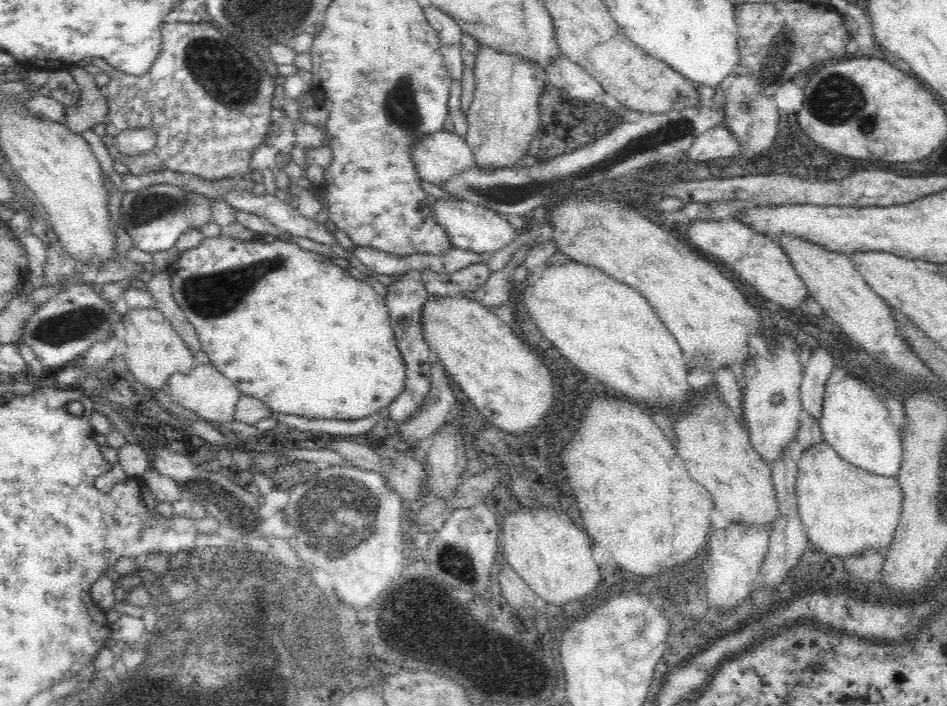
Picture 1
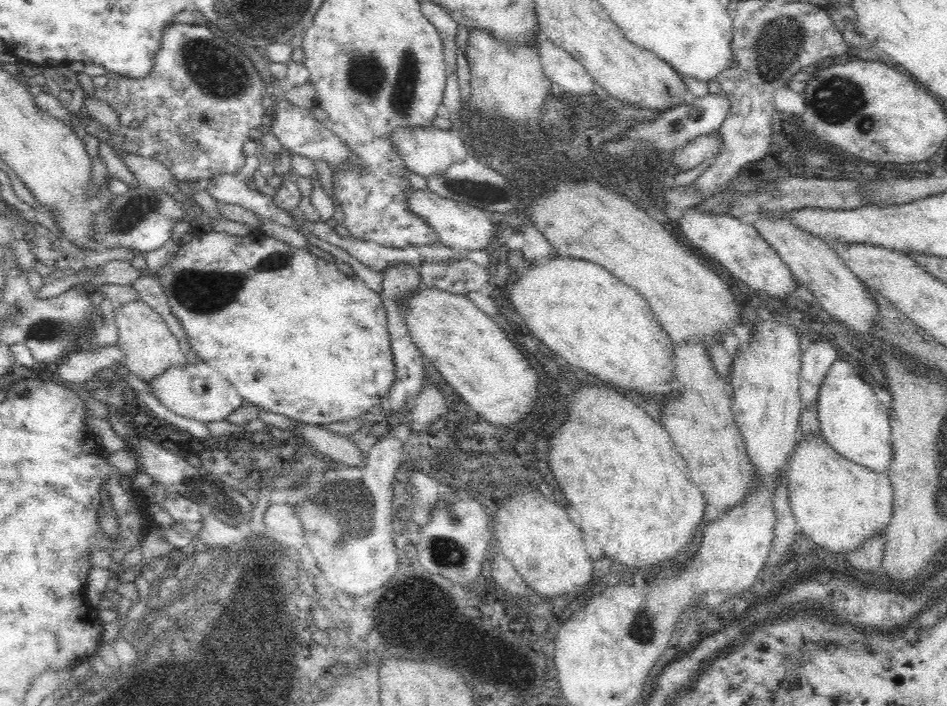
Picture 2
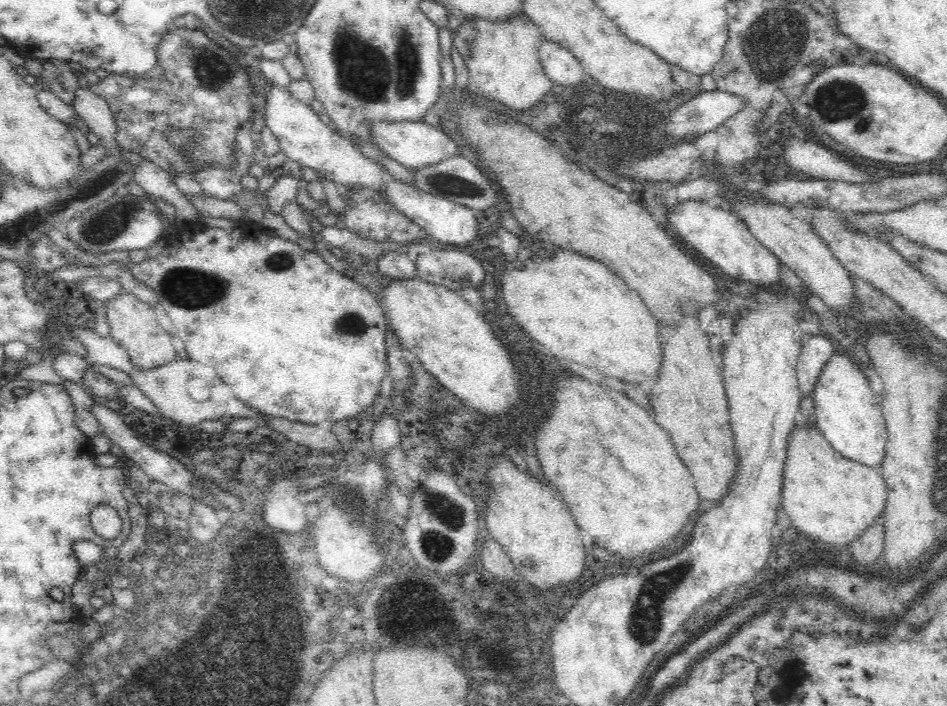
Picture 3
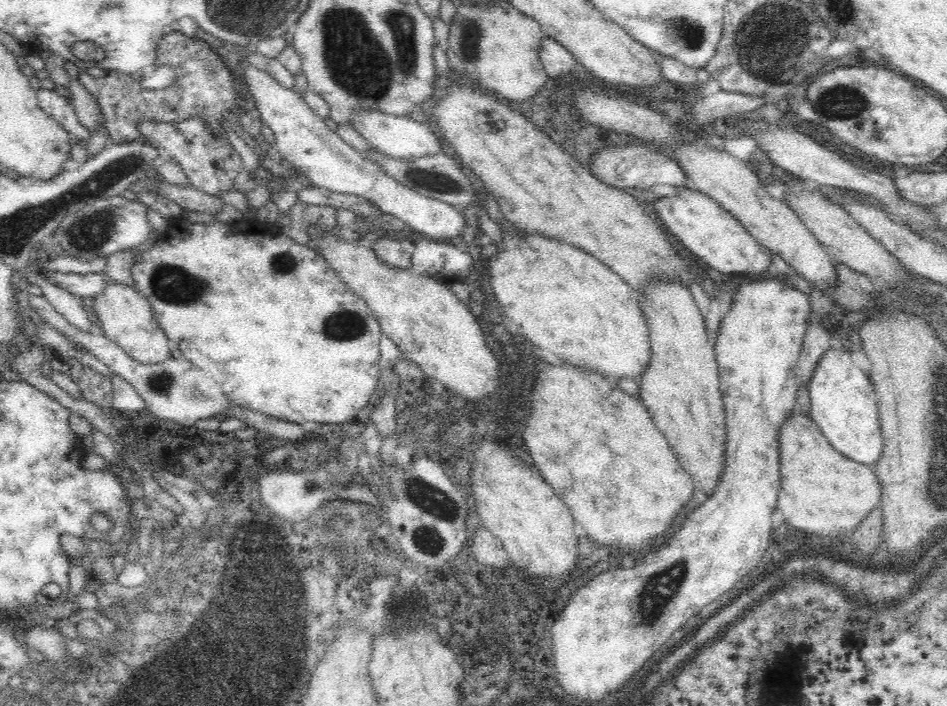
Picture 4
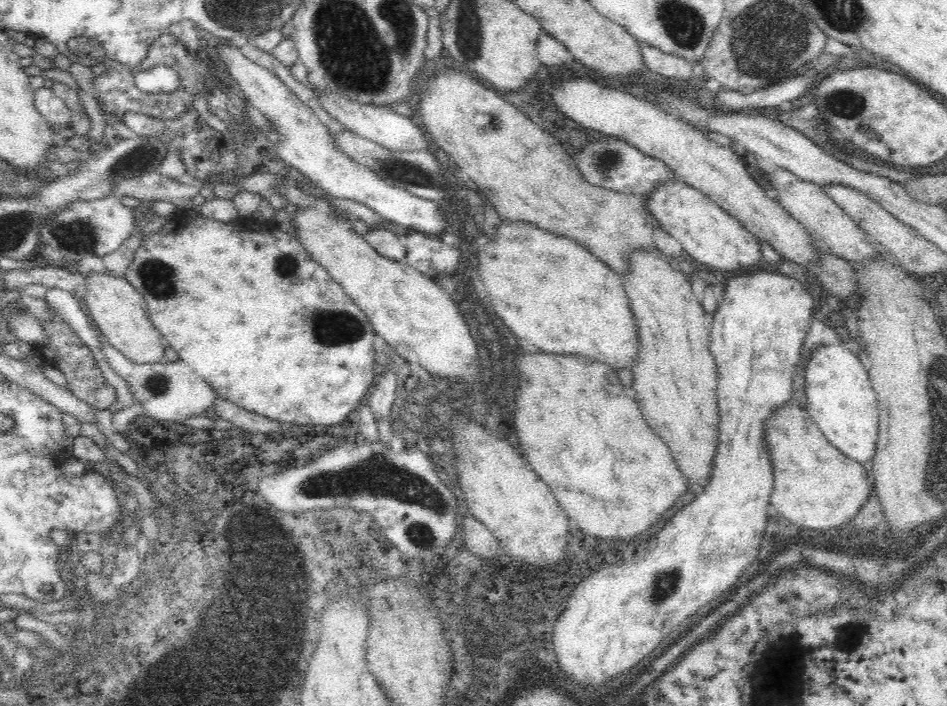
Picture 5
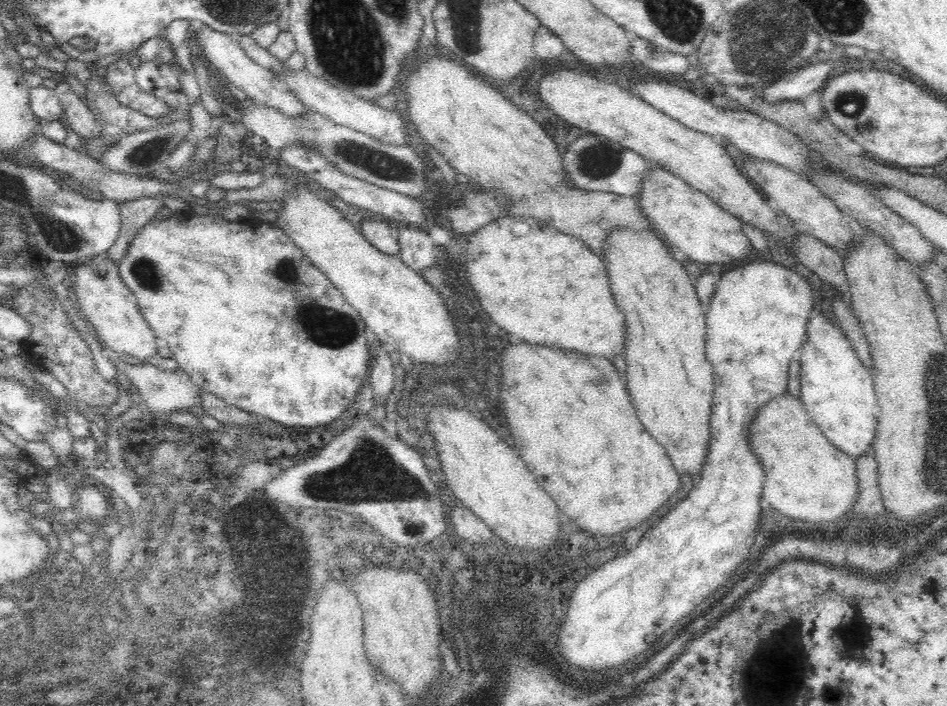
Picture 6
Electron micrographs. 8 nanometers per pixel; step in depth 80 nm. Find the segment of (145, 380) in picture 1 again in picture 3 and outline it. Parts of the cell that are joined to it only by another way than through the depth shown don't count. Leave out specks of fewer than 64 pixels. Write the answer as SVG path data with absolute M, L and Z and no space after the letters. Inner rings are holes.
M132 293L121 295L106 303L106 316L111 328L111 339L124 348L132 366L140 371L149 371L178 359L178 352L172 345L172 335L158 323L153 308Z

